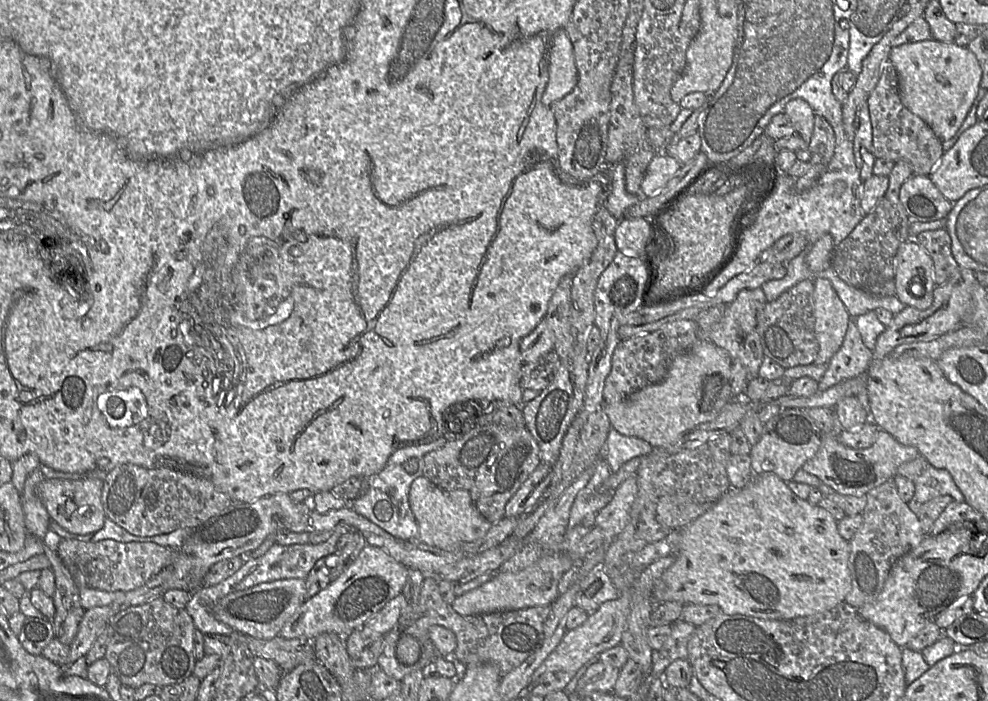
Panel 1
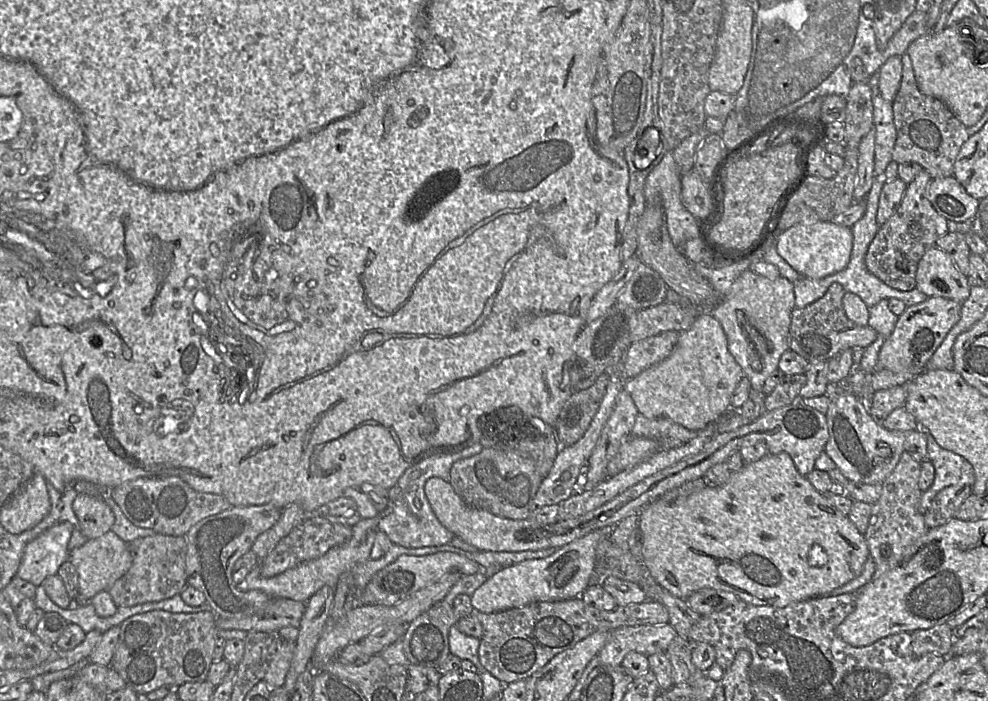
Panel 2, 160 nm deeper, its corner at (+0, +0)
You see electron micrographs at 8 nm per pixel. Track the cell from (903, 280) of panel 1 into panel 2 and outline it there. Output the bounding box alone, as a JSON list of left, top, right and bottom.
[916,246,971,303]

